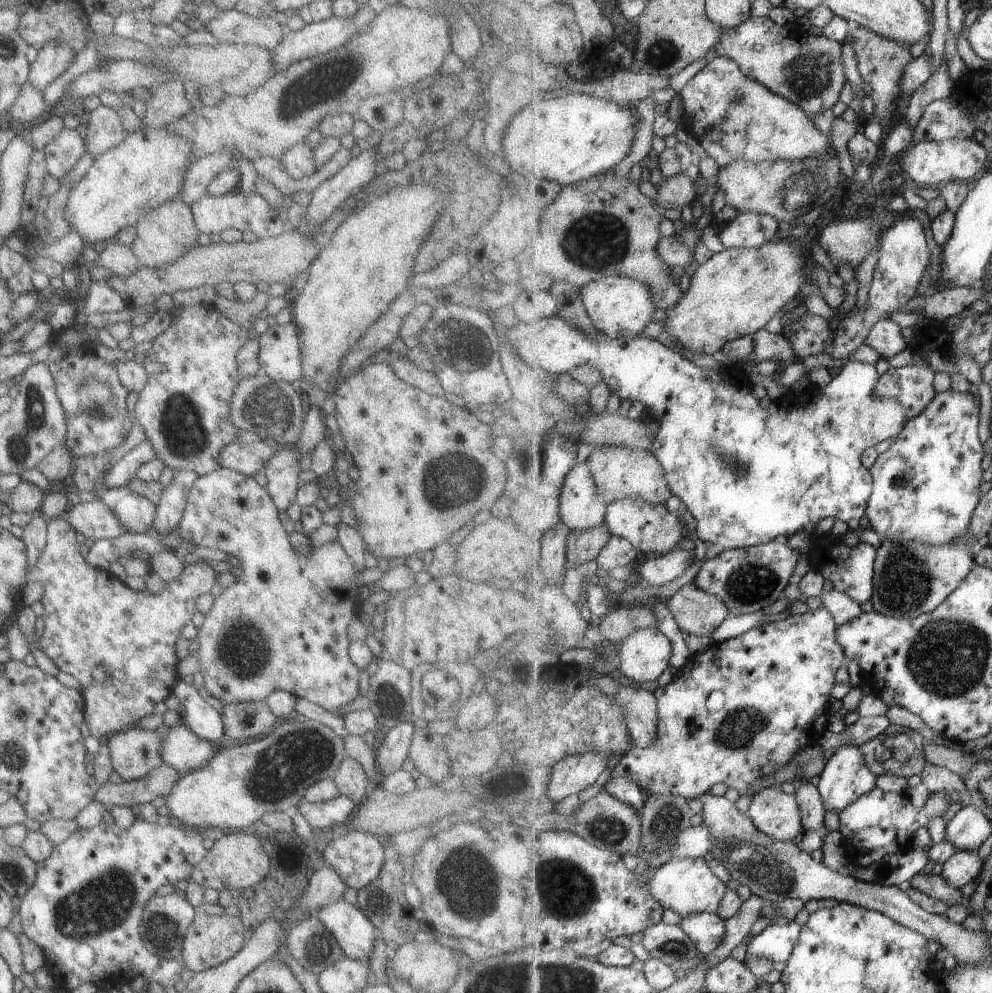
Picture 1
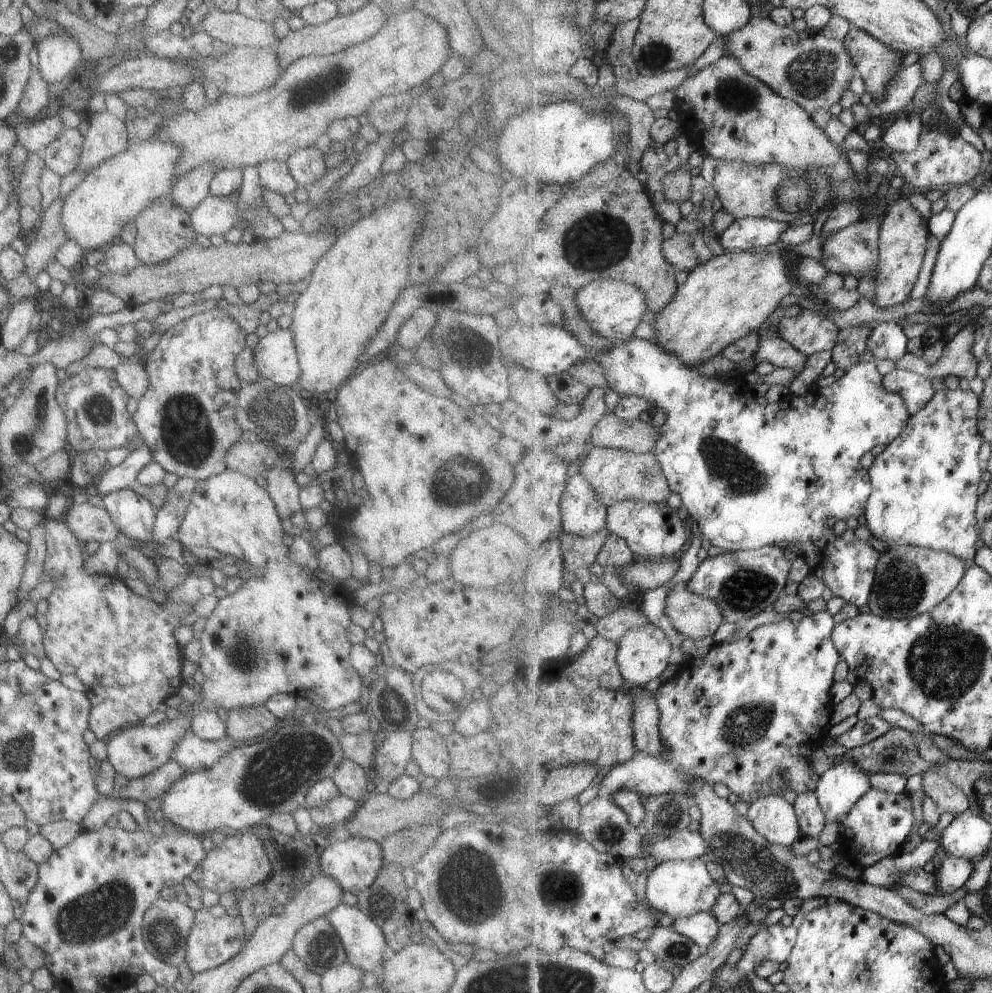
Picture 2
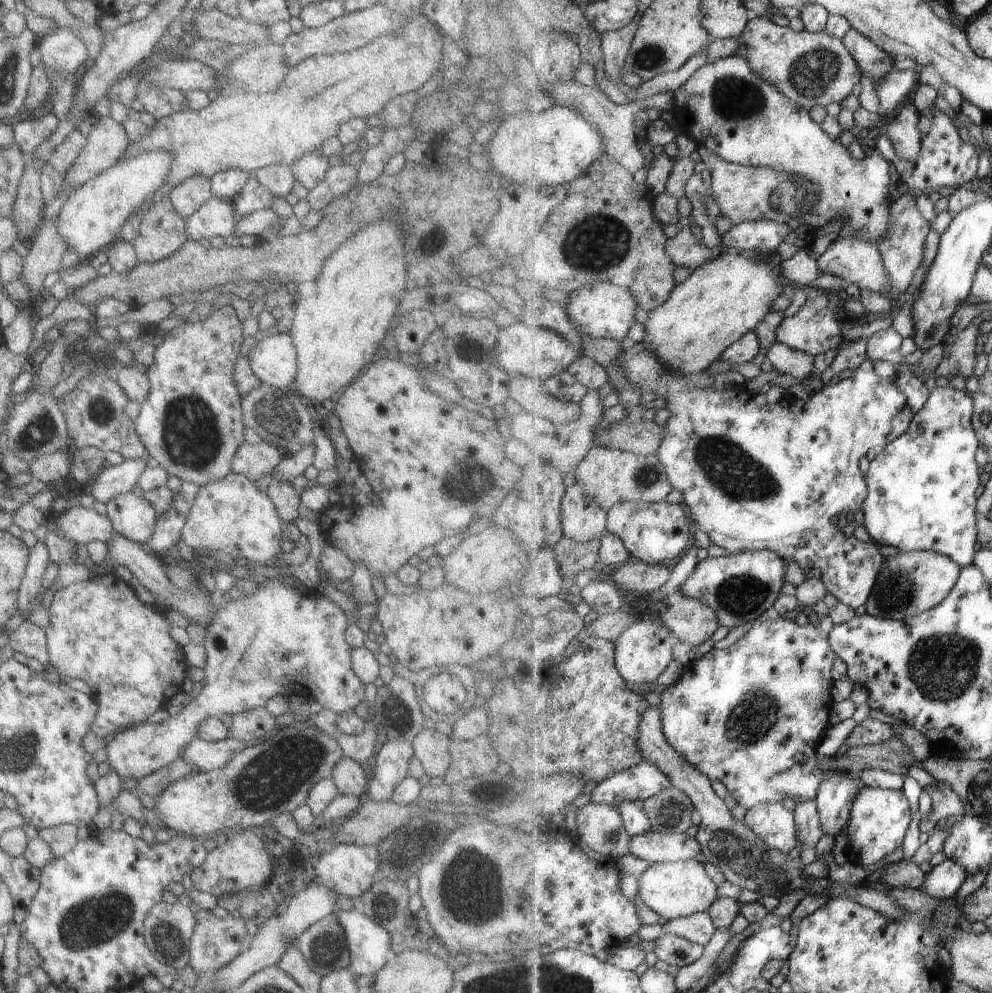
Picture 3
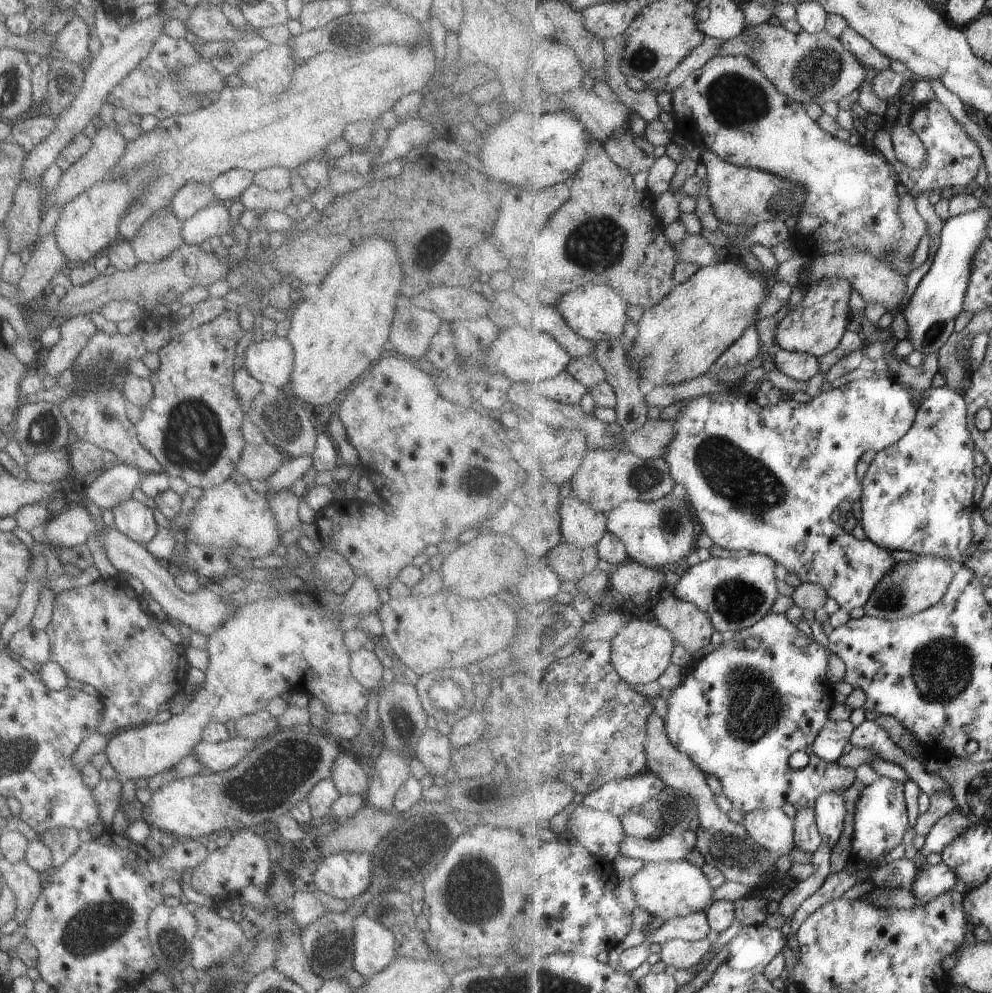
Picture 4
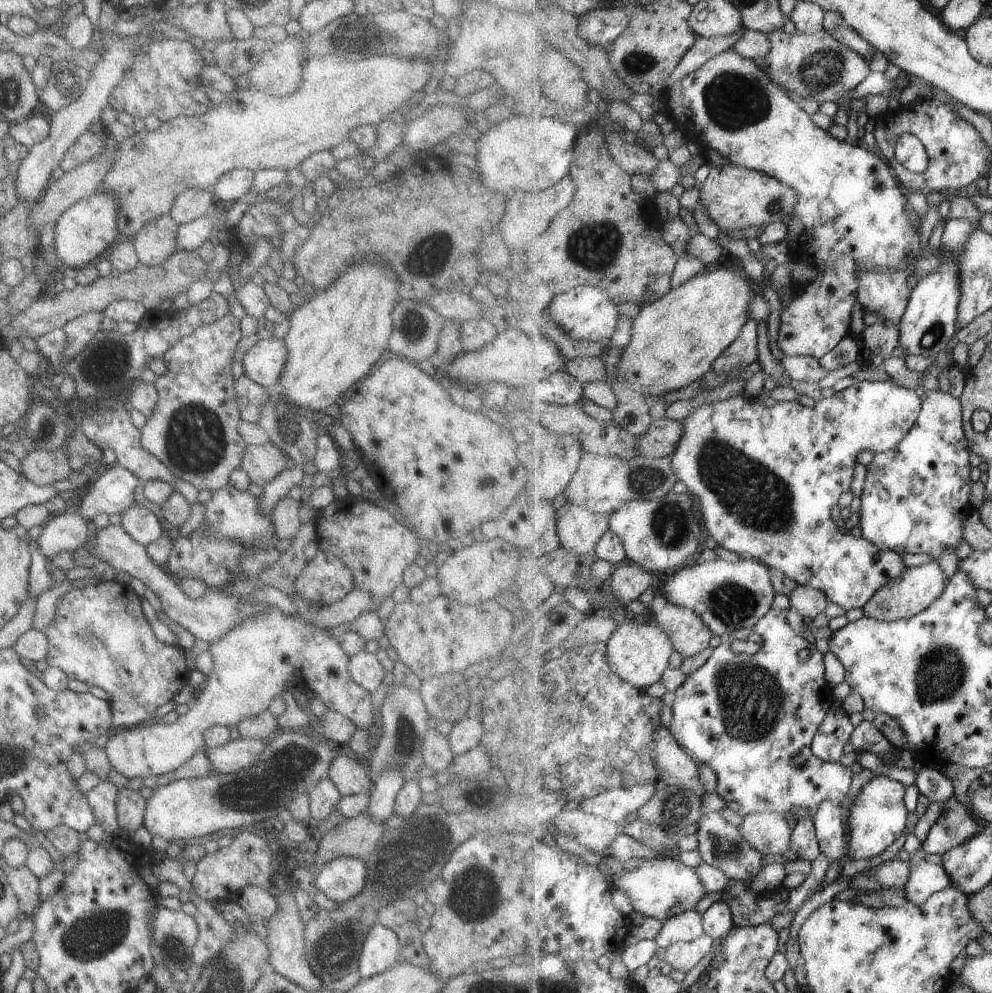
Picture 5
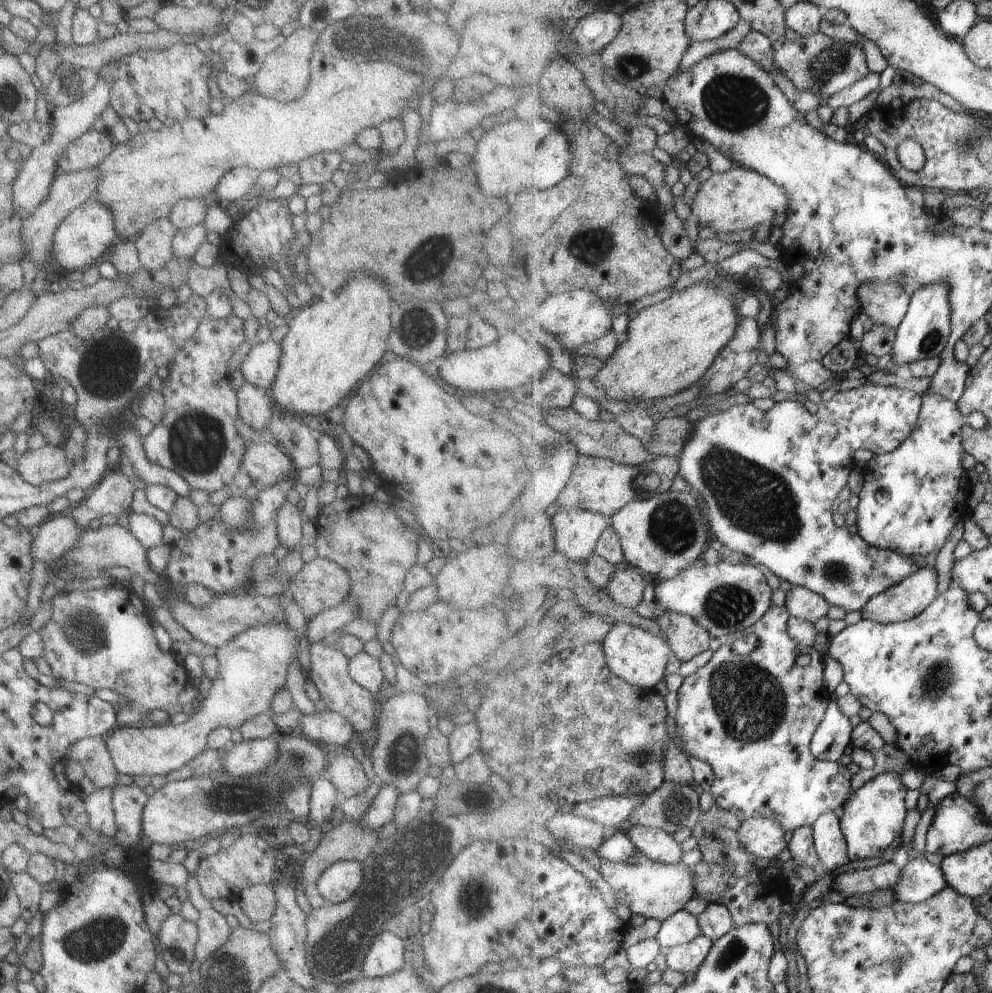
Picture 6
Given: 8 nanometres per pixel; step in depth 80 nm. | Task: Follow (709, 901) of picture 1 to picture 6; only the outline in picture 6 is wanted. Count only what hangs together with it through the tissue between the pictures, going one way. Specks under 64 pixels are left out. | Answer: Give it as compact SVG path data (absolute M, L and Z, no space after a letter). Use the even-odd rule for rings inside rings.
M603 859L599 872L614 889L618 902L627 905L635 914L647 919L657 919L660 922L684 910L687 902L697 897L698 893L693 872L688 867L679 864L671 865L645 859L642 863L632 866Z

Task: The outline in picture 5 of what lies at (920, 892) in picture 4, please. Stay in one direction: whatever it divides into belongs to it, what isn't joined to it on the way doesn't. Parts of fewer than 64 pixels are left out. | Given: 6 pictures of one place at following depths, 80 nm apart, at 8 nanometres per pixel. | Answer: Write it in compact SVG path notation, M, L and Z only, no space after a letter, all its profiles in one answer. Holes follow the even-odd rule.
M921 861L918 866L911 865L911 876L904 890L910 902L923 905L933 894L946 890L951 885L953 880L942 864Z

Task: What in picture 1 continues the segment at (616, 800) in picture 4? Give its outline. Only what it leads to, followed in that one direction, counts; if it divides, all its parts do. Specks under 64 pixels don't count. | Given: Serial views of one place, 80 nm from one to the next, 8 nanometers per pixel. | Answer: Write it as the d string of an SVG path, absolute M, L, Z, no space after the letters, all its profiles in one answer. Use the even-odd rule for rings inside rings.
M817 608L816 610L808 610L801 615L789 615L781 621L773 621L761 626L757 626L748 632L745 632L738 638L723 642L721 644L712 642L711 645L701 652L693 655L689 663L680 671L679 676L667 684L665 688L658 687L654 692L658 699L658 732L657 742L648 748L639 748L639 746L632 746L631 750L627 752L620 760L614 763L612 769L612 776L618 778L629 778L633 780L638 786L643 788L648 794L671 794L683 796L687 799L700 798L703 794L711 791L713 786L723 783L728 788L735 789L739 796L753 796L751 795L751 784L757 778L765 778L781 768L785 768L791 760L794 760L799 754L799 750L803 748L817 745L819 738L825 734L830 726L830 719L833 713L831 712L831 690L837 684L837 672L839 668L847 661L845 650L837 640L838 625L835 621L834 615L826 608ZM713 692L723 692L726 698L724 706L711 712L707 710L705 702Z

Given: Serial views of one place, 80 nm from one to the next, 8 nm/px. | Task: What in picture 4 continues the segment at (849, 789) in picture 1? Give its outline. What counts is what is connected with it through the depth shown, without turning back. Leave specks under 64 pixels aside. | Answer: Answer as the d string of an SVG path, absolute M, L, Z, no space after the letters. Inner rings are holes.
M829 790L826 794L819 796L814 808L823 841L831 848L835 848L839 838L841 838L843 824L845 824L845 814L847 814L845 798L841 796L841 792Z

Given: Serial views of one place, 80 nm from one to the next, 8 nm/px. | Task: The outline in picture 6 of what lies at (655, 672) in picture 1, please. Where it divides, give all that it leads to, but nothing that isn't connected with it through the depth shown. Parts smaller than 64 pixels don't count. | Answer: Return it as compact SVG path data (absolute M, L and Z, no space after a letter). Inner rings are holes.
M628 623L613 624L611 632L602 644L611 672L618 678L647 691L652 691L664 679L669 656L673 654L671 644L663 635L653 634L645 628Z

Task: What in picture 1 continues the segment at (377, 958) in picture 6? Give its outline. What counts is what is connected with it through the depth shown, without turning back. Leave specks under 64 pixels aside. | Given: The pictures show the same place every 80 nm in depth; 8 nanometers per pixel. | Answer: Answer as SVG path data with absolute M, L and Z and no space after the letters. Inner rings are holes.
M344 899L321 906L315 918L333 936L346 958L368 962L373 940L376 940L373 924Z

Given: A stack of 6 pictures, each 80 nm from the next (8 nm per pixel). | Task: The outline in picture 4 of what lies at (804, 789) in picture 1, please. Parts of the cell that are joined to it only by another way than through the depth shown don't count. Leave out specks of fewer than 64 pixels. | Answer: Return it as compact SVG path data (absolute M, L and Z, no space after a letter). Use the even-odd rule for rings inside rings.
M799 808L794 820L797 849L813 856L824 842L817 825L815 808Z

